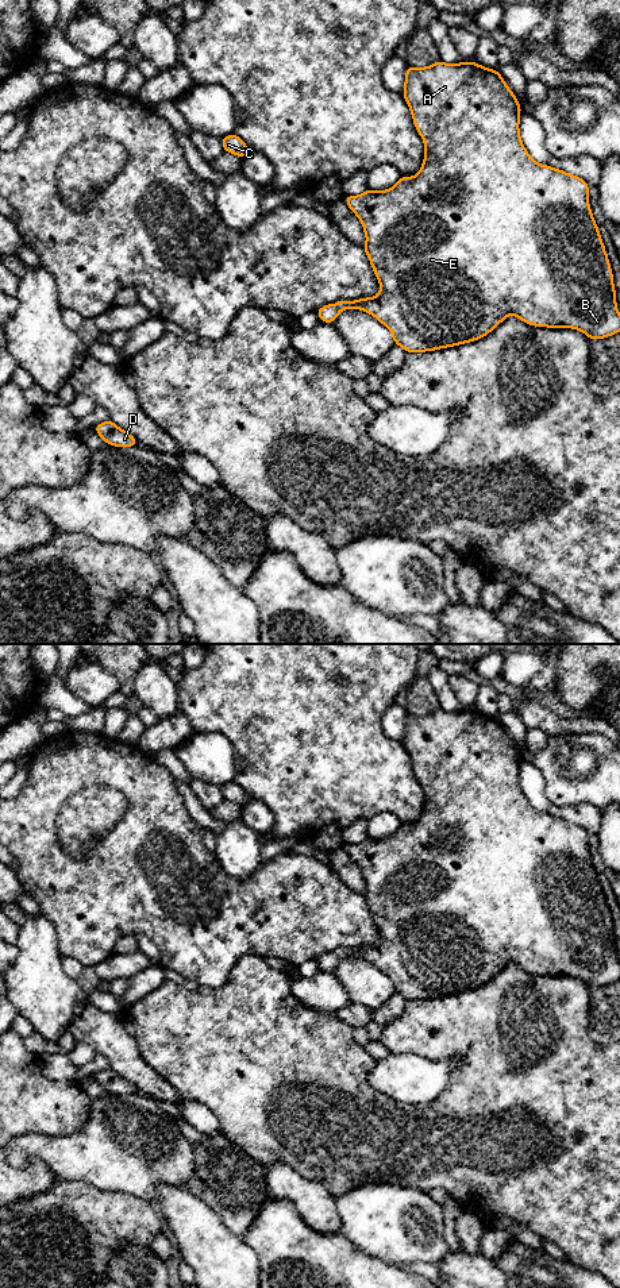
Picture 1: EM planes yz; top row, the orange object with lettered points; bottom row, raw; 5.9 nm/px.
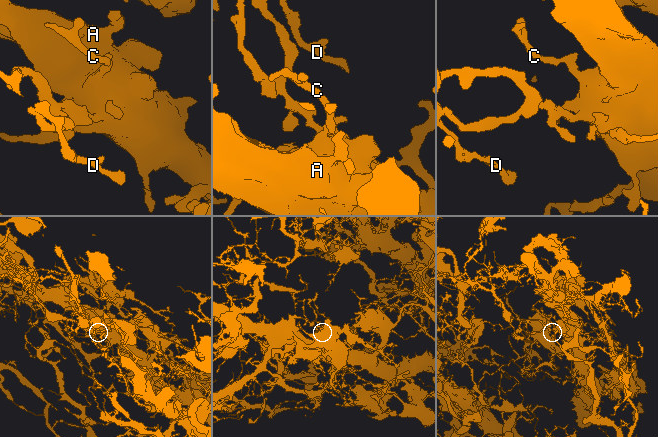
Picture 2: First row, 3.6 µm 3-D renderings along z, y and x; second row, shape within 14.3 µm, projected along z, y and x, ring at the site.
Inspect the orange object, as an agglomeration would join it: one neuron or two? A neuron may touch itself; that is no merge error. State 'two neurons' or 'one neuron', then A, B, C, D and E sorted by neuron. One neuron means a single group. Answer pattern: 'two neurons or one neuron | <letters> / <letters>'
one neuron | A B C D E

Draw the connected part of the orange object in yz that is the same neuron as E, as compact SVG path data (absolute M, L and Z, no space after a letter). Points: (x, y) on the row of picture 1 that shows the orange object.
M440 59L425 68L407 66L403 96L411 109L413 126L425 147L419 173L413 177L400 177L388 190L366 189L359 196L343 197L350 211L362 223L366 235L363 250L378 278L380 293L376 297L354 301L340 300L336 304L327 304L316 311L320 321L334 323L343 309L361 309L388 327L394 344L400 346L407 354L419 351L428 352L475 342L490 333L509 315L515 315L519 320L534 327L578 329L590 340L605 339L620 332L620 313L616 304L613 273L589 205L588 189L590 185L577 176L548 165L540 165L531 158L520 138L519 123L521 105L498 70L488 69L477 62L447 65Z

